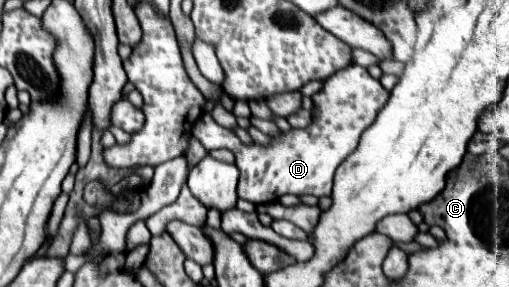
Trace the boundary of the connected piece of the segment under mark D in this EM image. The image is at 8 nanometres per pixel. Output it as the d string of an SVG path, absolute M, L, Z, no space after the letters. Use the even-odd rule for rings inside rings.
M352 64L328 80L322 82L322 90L312 96L312 124L306 128L292 128L272 138L268 146L262 144L244 144L232 130L214 122L210 114L202 114L192 134L204 144L206 150L228 148L240 170L238 198L244 198L252 204L270 204L278 202L284 194L312 194L312 196L330 196L334 172L340 162L352 154L358 146L362 132L376 120L380 108L390 98L390 92L374 80L366 68Z

